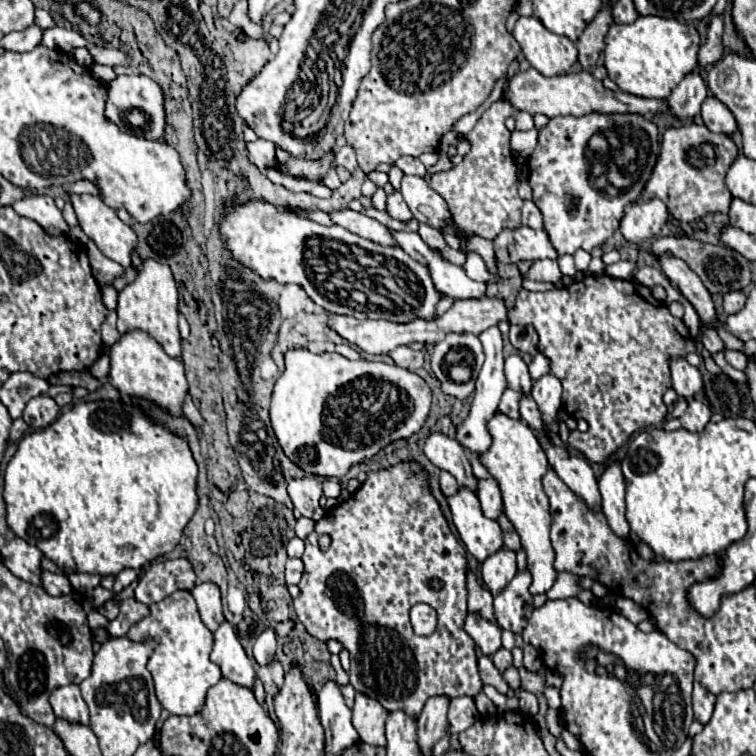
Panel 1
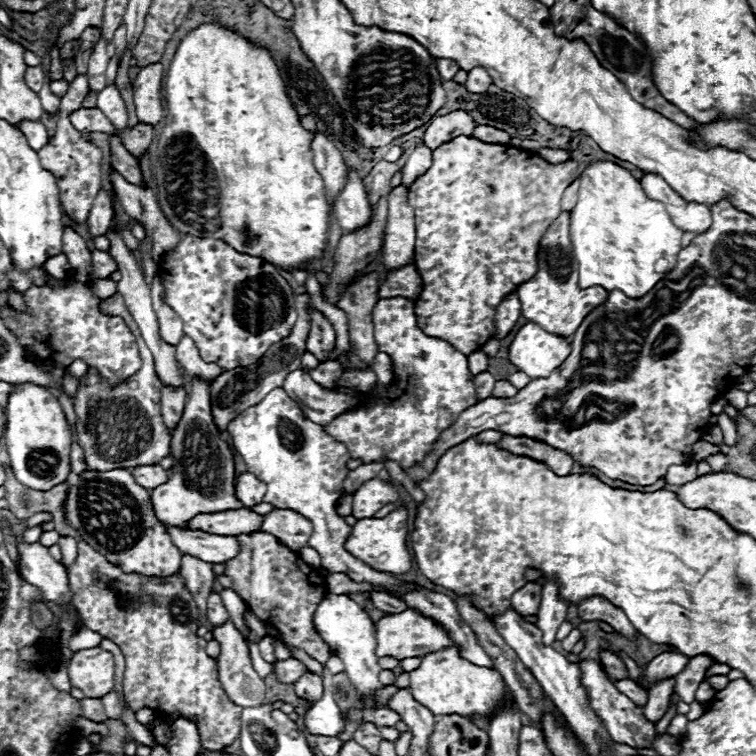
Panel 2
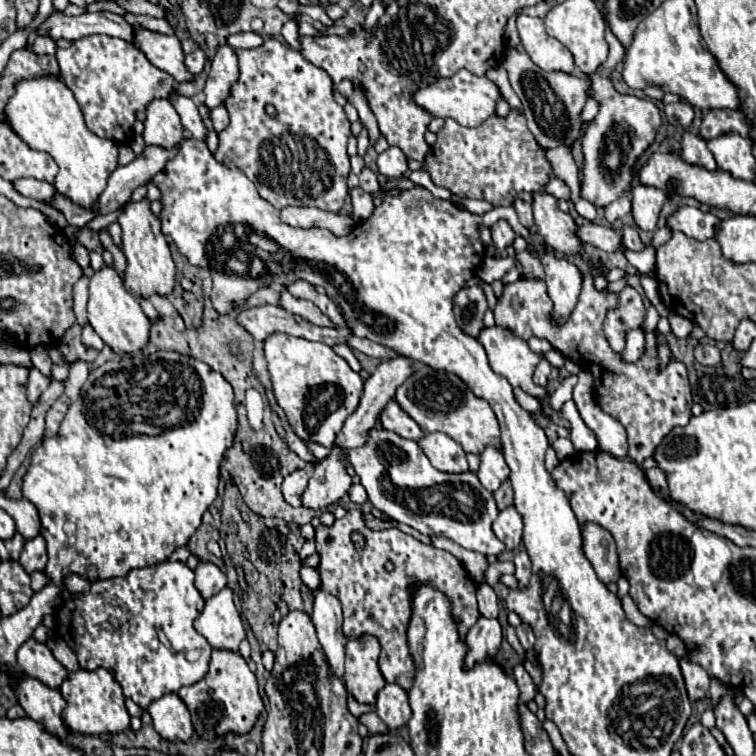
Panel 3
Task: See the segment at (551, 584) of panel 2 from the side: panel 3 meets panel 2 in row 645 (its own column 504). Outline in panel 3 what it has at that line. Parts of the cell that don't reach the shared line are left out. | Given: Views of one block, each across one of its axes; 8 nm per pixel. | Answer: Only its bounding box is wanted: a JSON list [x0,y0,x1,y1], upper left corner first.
[346,426,506,556]

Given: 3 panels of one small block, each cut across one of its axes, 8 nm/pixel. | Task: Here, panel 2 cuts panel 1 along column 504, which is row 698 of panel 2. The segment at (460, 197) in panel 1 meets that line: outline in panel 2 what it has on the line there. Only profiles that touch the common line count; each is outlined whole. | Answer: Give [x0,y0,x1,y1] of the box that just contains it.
[68,540,242,752]

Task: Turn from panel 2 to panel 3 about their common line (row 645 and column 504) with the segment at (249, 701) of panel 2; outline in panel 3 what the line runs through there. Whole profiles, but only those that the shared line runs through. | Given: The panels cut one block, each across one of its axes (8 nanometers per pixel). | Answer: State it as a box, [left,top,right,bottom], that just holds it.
[490,220,516,250]

